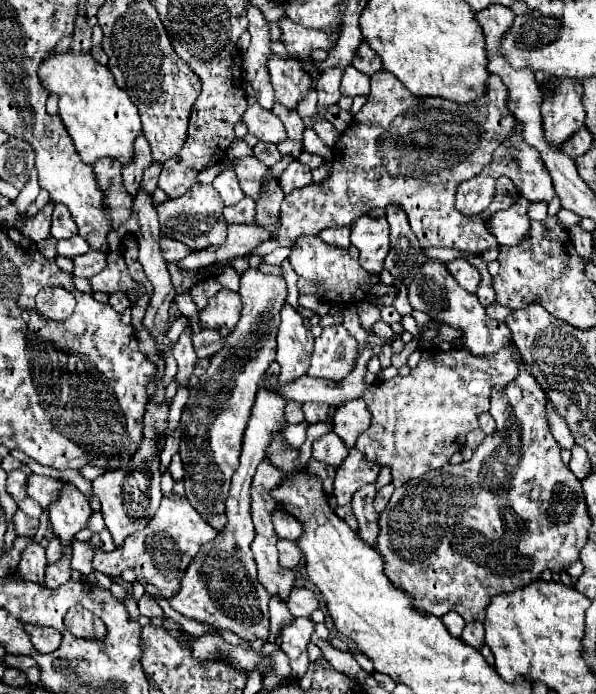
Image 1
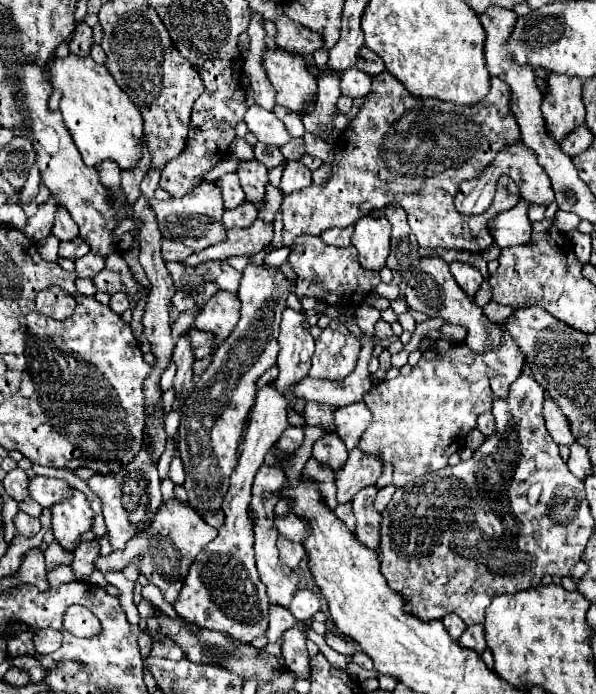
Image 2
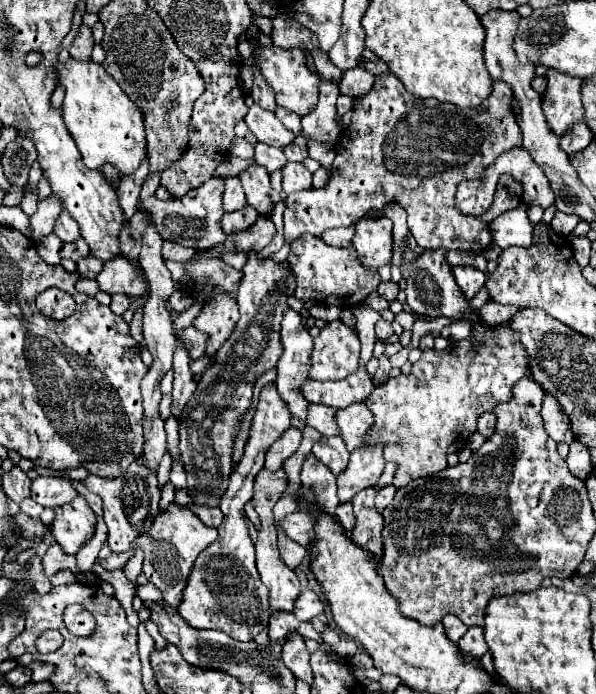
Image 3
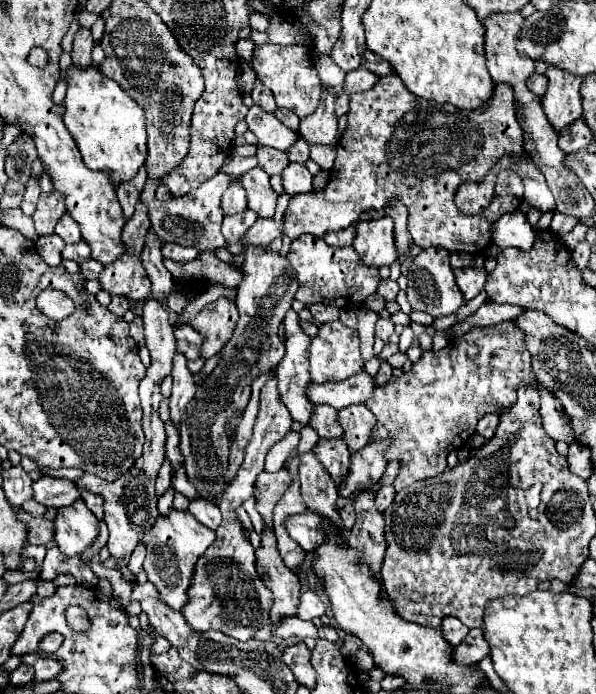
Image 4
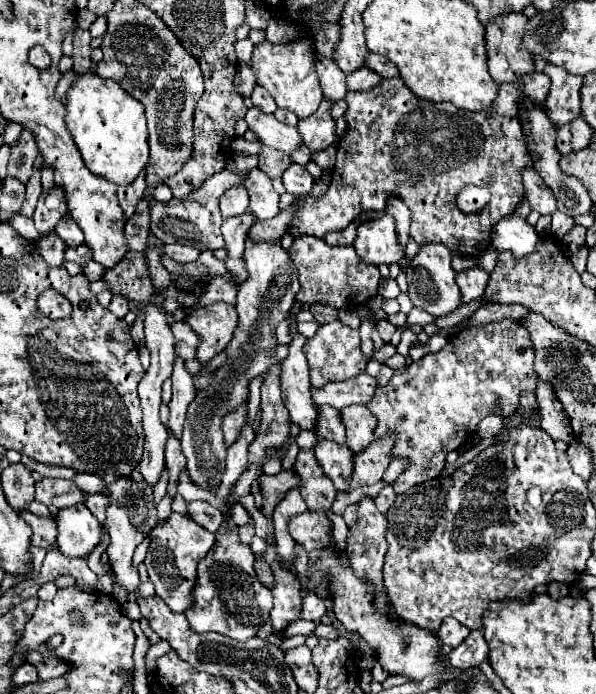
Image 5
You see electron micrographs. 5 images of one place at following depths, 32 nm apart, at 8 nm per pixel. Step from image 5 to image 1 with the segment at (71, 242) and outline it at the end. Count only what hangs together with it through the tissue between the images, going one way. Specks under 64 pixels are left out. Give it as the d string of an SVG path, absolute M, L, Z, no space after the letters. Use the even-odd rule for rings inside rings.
M54 204L54 214L52 214L52 236L56 240L60 238L70 238L78 234L76 222L72 220L68 208L64 208L64 204Z

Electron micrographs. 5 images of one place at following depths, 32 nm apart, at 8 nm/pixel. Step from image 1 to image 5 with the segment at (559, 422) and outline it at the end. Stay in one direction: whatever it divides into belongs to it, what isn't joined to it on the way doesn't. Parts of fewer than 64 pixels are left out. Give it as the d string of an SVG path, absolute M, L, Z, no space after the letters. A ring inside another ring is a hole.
M538 380L536 396L538 396L538 404L540 404L540 416L542 416L540 426L550 434L552 440L562 440L562 442L570 444L574 440L572 428L568 424L568 416L564 414L560 400L556 400L554 390L548 388L546 382Z

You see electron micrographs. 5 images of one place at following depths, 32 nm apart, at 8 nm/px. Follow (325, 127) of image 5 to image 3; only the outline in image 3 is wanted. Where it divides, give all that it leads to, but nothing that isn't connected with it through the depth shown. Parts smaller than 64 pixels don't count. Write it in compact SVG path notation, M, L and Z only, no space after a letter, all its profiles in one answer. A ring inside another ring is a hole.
M322 80L320 82L320 96L316 108L302 118L304 136L318 140L318 142L330 142L334 144L340 136L340 128L336 124L336 100L340 96L338 82L334 80Z

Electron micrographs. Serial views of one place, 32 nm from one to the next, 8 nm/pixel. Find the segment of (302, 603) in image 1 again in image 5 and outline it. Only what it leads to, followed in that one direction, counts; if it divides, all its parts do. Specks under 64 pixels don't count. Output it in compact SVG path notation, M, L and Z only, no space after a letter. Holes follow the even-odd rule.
M306 592L302 596L302 610L300 616L304 620L320 620L326 614L326 604L320 596L316 596L314 592Z

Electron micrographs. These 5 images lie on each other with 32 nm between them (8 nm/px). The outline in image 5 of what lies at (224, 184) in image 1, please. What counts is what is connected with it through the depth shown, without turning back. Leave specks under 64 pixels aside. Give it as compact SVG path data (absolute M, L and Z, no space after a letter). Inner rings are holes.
M244 186L228 188L220 198L220 212L224 218L240 216L240 212L248 210L248 192Z

